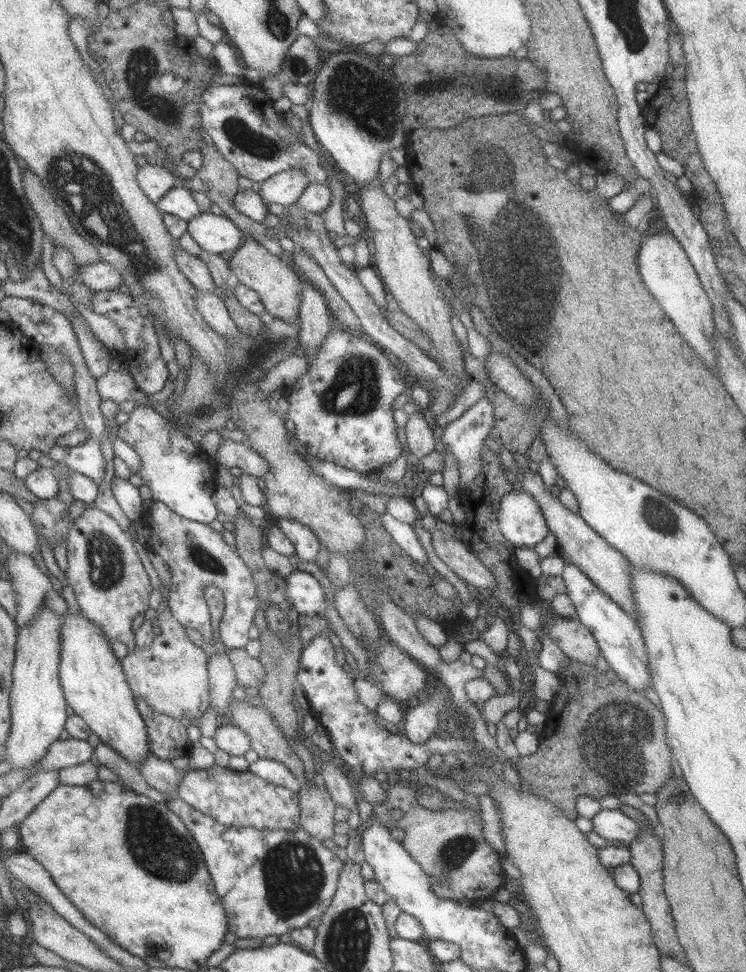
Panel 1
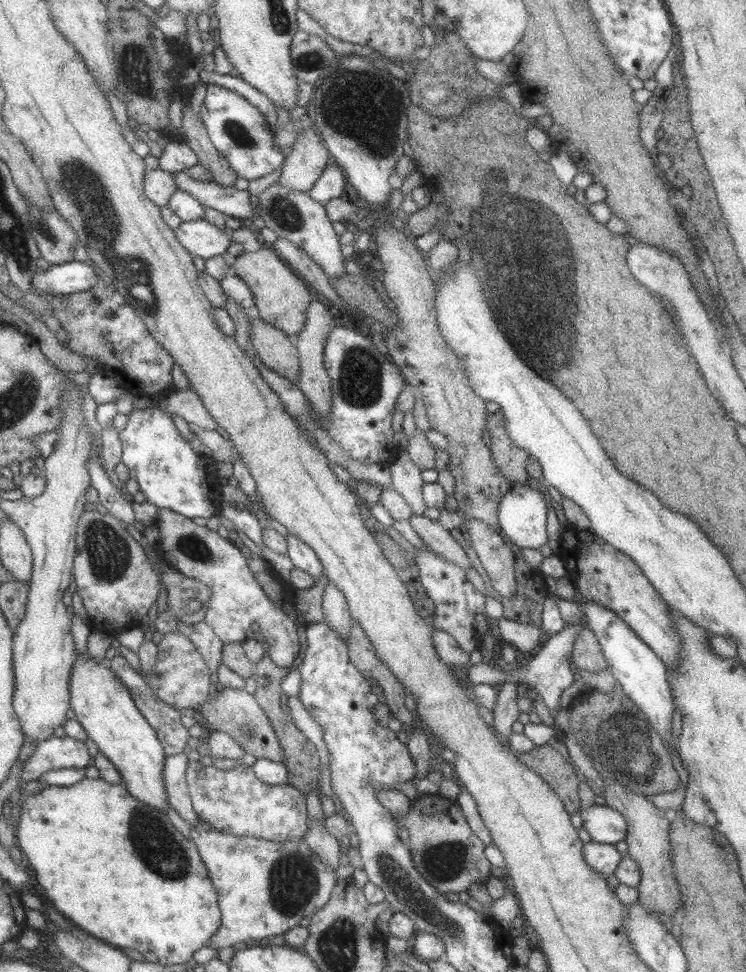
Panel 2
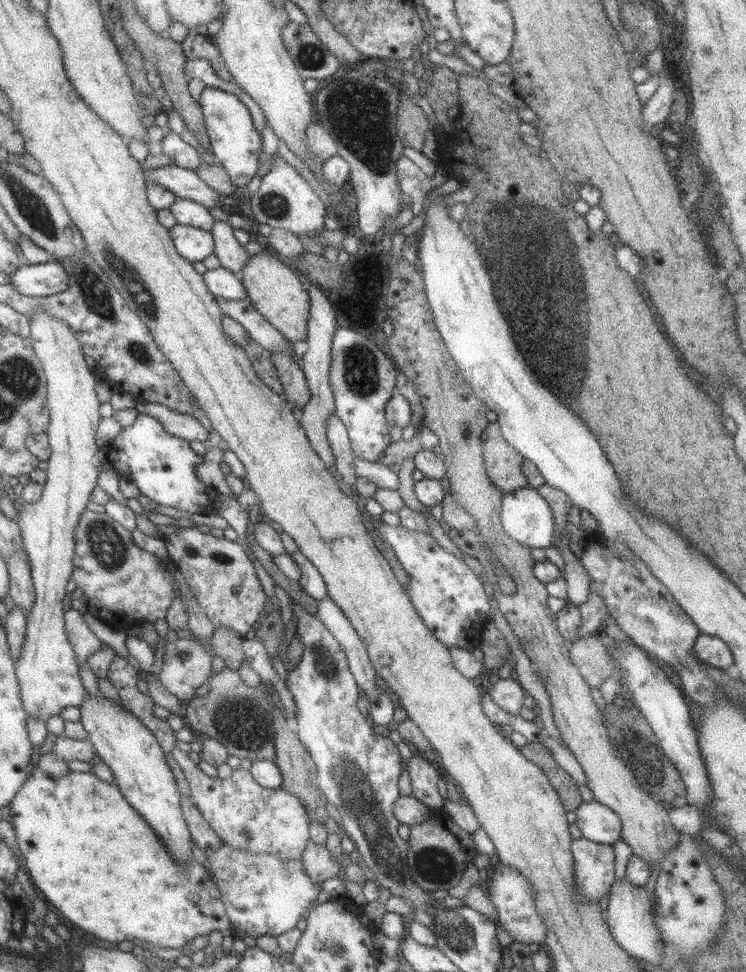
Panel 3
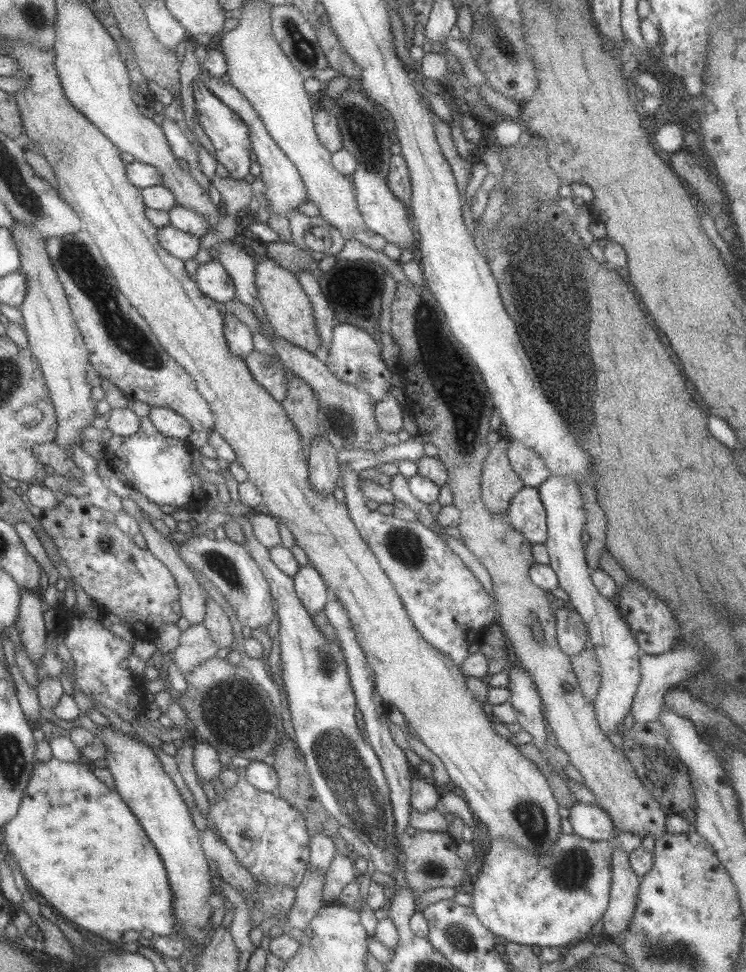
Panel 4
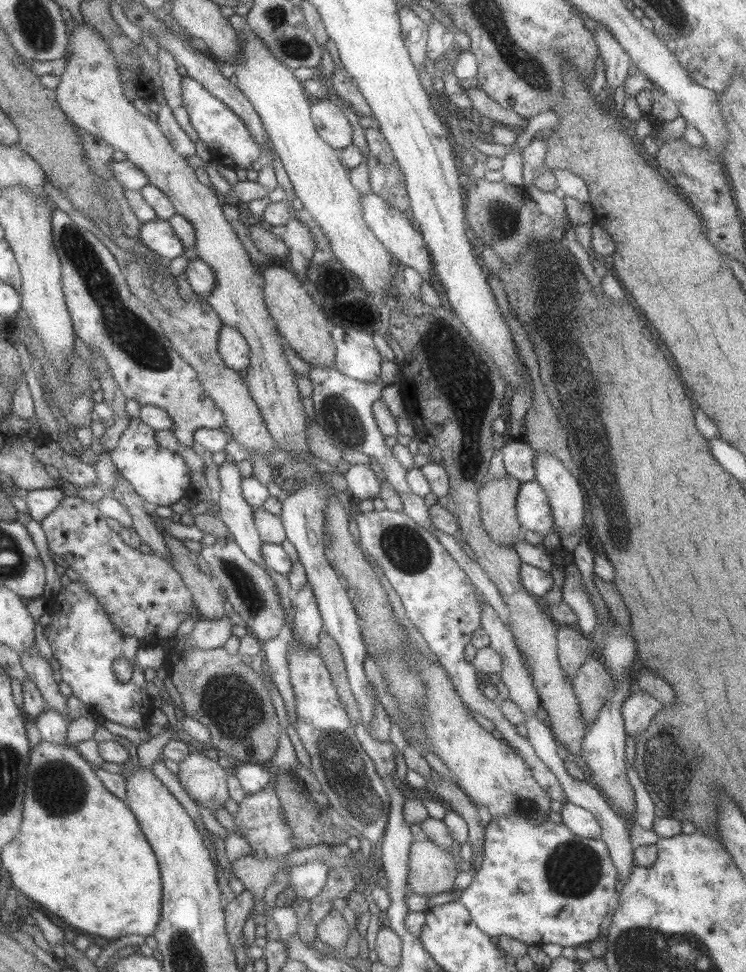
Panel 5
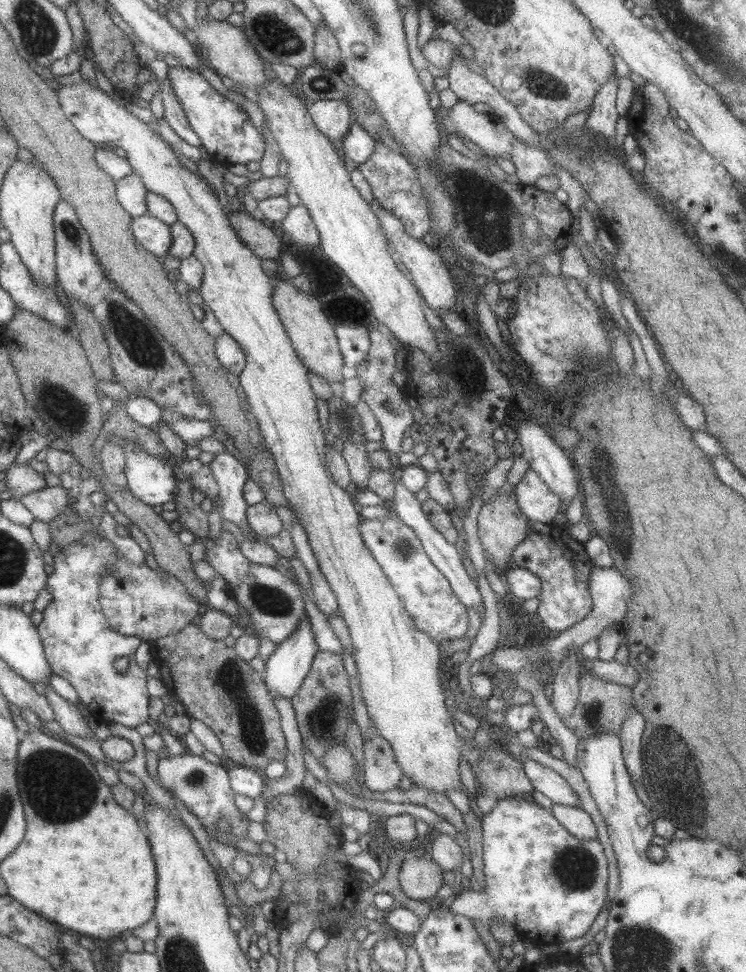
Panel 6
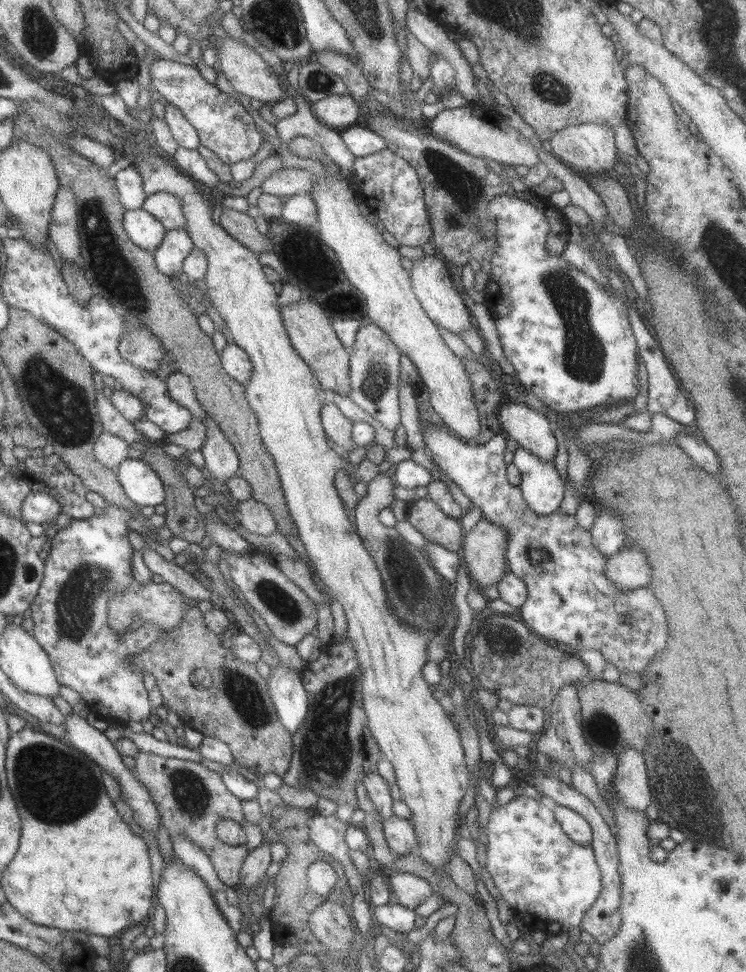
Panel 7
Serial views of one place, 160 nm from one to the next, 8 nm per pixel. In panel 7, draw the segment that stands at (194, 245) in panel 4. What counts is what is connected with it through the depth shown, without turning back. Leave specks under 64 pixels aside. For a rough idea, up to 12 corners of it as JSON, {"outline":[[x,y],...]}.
{"outline":[[141,207],[123,213],[122,227],[149,253],[166,231]]}

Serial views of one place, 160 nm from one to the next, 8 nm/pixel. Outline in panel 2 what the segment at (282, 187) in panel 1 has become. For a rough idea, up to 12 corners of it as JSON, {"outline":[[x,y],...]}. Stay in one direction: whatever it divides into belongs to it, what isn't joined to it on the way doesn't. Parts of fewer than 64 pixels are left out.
{"outline":[[304,128],[288,148],[277,183],[305,193],[330,152]]}

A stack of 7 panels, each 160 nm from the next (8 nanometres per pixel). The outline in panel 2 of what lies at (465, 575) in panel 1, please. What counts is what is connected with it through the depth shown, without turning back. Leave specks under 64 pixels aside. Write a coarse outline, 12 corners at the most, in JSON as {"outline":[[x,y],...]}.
{"outline":[[423,515],[408,521],[426,549],[463,572],[472,568],[450,532]]}

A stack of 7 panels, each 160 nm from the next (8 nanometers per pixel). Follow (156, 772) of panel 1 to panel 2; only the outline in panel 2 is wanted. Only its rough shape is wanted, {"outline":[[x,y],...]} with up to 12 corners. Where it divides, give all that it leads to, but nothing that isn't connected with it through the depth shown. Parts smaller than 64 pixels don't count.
{"outline":[[187,752],[165,755],[163,782],[169,806],[189,825],[200,822],[184,777]]}

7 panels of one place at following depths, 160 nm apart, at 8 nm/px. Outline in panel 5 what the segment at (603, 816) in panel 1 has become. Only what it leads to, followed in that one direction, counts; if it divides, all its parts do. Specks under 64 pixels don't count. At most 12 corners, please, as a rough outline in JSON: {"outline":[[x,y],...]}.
{"outline":[[562,804],[559,812],[573,835],[599,839],[596,818],[576,804]]}

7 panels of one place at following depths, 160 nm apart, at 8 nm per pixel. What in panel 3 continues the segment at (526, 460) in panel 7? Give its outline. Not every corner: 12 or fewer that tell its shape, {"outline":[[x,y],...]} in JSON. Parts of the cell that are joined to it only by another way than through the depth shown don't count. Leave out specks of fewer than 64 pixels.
{"outline":[[535,487],[503,493],[511,540],[551,551],[553,516]]}

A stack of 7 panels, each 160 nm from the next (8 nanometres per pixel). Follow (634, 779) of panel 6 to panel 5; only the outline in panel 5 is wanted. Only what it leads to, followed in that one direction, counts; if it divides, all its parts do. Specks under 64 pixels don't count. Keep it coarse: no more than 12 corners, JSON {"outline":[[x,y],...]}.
{"outline":[[646,692],[620,704],[626,736],[638,737],[662,705]]}

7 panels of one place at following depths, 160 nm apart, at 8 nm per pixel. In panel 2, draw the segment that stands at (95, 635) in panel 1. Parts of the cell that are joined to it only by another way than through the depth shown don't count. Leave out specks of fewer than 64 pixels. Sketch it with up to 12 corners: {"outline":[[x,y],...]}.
{"outline":[[86,654],[70,708],[139,803],[164,812],[164,756],[129,691]]}

